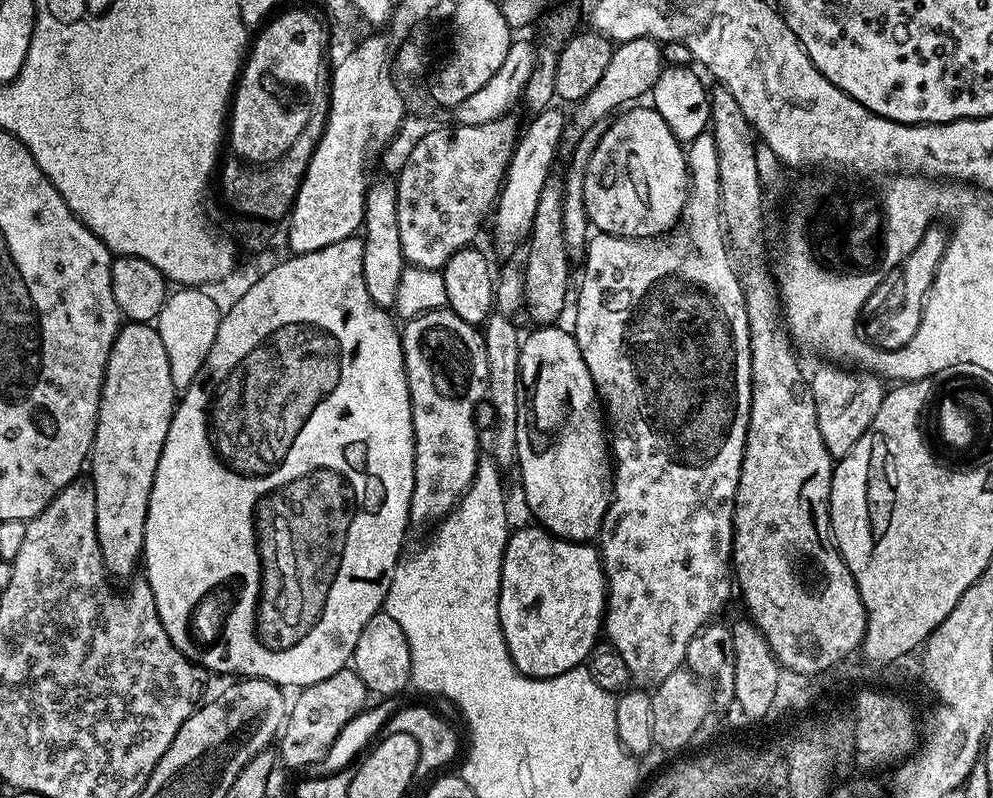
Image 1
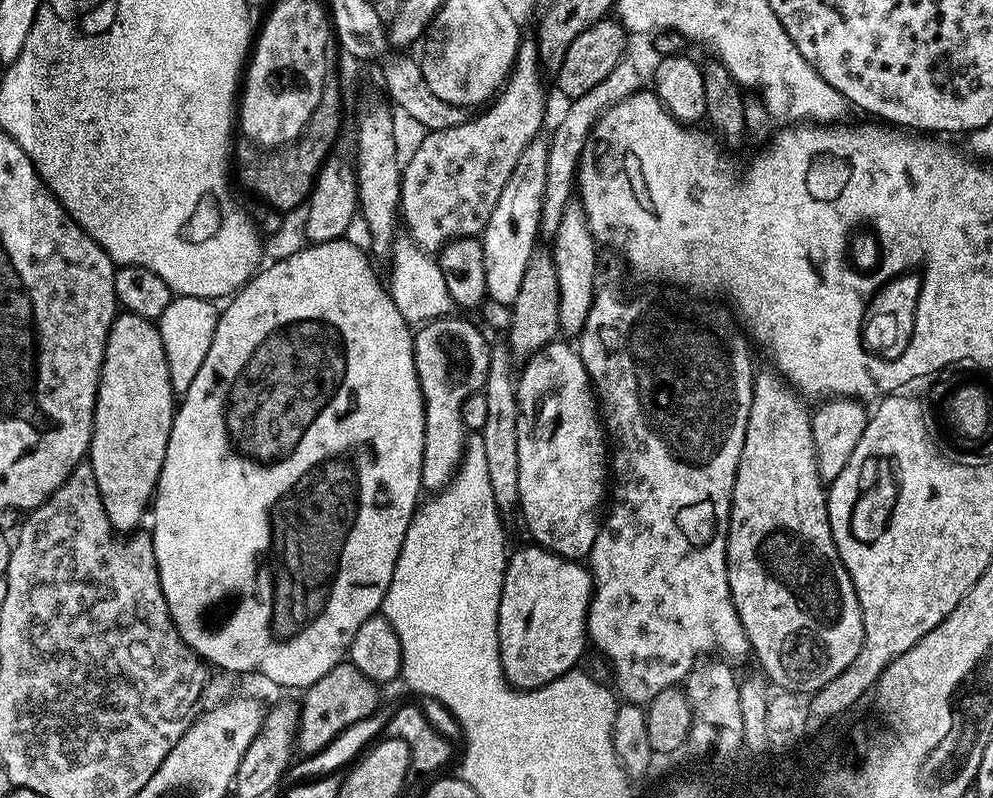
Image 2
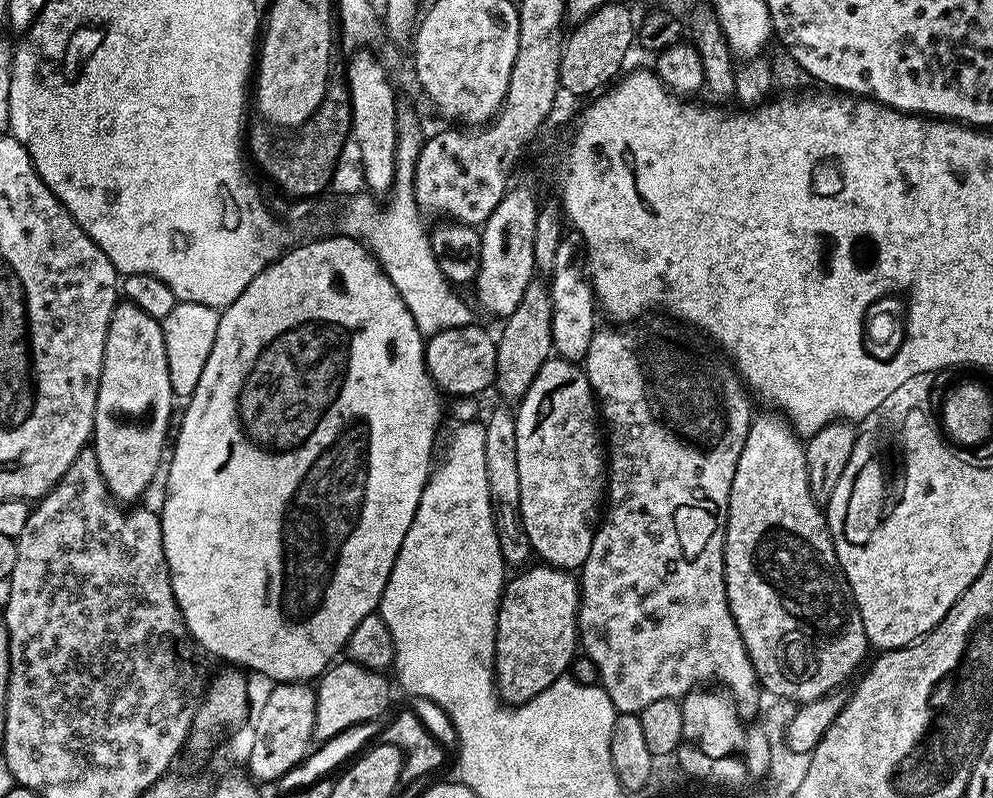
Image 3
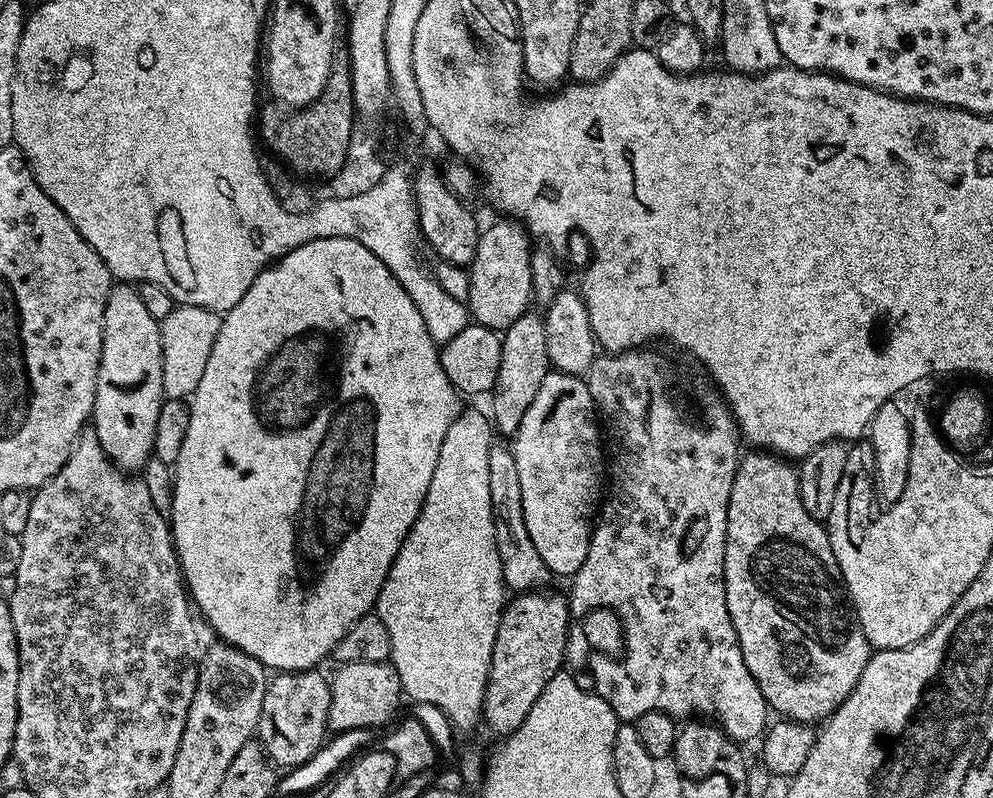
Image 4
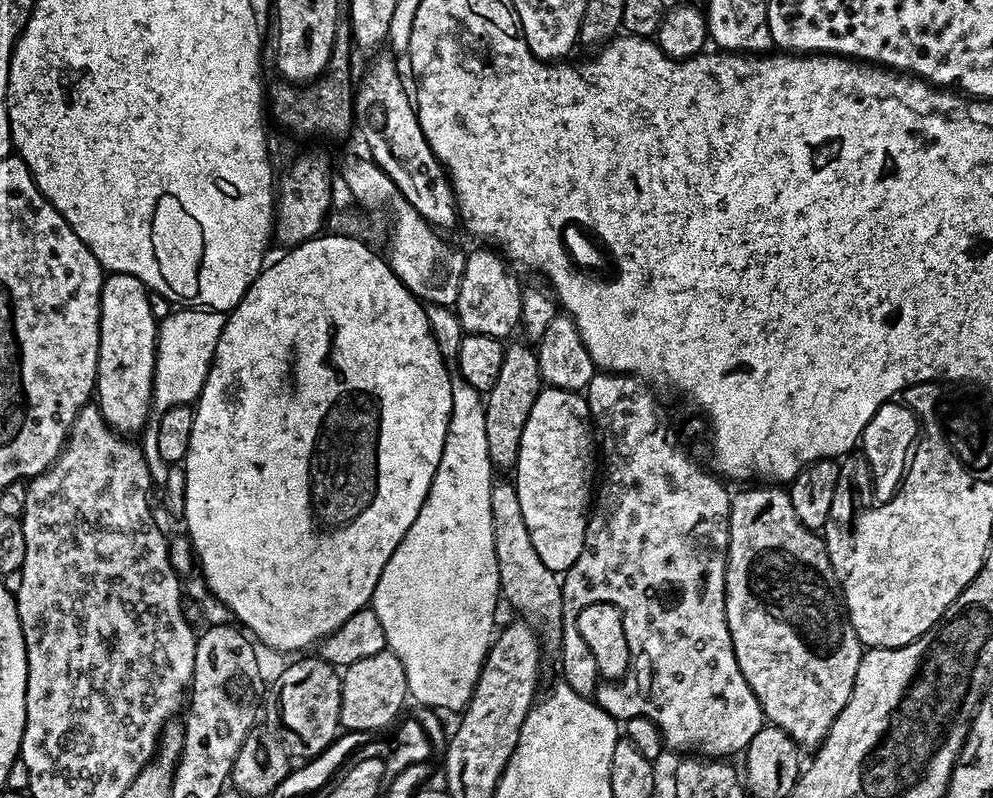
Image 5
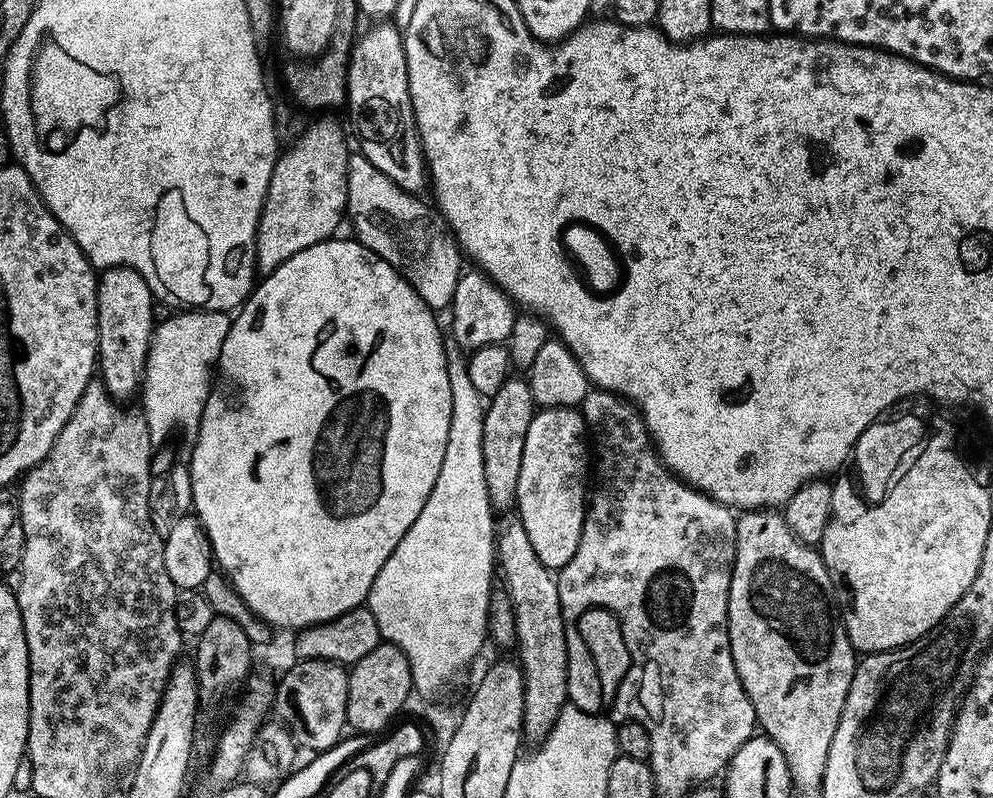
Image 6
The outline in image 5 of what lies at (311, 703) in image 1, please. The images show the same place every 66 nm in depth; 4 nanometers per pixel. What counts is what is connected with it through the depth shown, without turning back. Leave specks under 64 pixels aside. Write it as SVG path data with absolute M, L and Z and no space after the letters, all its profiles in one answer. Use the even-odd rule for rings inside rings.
M383 651L371 658L361 658L343 669L342 706L340 707L341 729L349 732L369 732L376 734L379 728L397 723L396 715L404 708L404 700L409 699L406 686L406 670L393 652Z

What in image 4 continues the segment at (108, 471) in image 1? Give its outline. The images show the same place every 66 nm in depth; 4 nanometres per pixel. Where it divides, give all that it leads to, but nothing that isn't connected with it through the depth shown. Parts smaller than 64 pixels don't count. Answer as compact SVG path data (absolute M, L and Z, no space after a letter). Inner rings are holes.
M117 283L106 298L102 354L90 417L100 445L117 468L132 474L147 465L153 455L164 404L160 321L150 318L139 291L131 283Z

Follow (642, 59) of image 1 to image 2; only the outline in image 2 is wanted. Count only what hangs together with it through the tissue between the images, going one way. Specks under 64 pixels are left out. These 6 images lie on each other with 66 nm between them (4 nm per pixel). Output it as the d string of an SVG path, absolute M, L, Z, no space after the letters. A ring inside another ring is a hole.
M625 58L620 61L598 86L592 87L582 98L571 101L564 112L564 117L556 124L552 137L547 137L548 157L546 158L546 190L542 198L542 210L540 211L540 236L551 238L558 230L562 222L562 210L574 199L574 181L576 169L580 166L580 155L588 141L588 135L592 132L593 126L600 121L600 116L606 110L610 110L618 102L622 102L628 96L641 91L640 72Z

